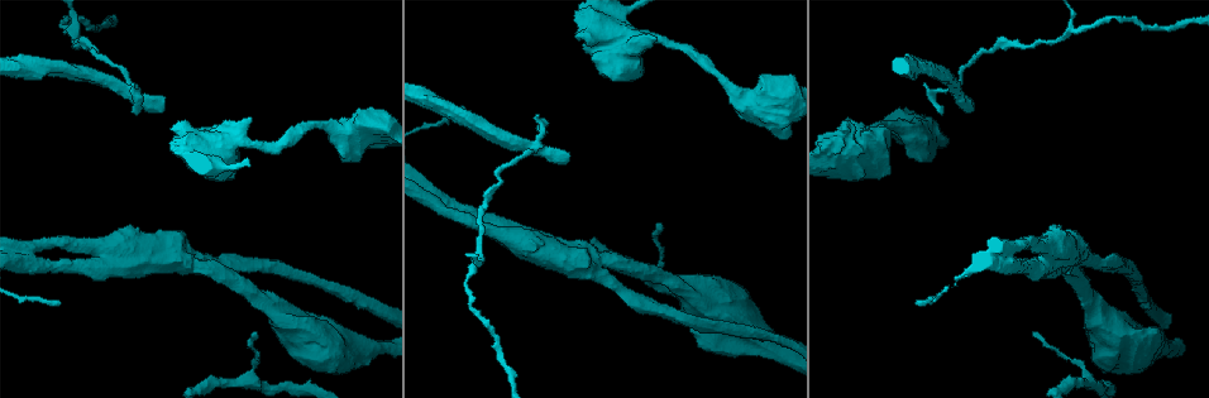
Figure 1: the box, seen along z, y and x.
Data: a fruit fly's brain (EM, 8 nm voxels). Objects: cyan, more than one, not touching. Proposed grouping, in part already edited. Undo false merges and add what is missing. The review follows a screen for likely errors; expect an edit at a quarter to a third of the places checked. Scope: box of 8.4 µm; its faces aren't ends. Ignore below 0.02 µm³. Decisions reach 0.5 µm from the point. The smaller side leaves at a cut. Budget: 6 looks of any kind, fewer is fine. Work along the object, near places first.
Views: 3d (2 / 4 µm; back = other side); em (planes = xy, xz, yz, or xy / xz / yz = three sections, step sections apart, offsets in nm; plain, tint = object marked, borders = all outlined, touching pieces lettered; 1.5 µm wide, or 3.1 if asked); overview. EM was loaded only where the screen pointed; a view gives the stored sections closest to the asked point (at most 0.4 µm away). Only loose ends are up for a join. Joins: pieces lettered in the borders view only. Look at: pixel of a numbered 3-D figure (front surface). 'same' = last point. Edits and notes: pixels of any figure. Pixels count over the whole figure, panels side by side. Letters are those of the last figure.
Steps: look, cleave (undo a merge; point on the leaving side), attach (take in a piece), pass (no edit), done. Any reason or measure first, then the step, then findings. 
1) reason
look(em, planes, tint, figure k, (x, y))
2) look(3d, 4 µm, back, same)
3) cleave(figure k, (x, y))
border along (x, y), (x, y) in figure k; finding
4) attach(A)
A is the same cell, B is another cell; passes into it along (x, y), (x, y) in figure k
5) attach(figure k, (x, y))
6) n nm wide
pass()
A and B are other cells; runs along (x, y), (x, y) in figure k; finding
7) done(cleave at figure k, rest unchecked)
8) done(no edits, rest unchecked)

branch stops here
look(em, planes, borders, figure 1, (846, 127))

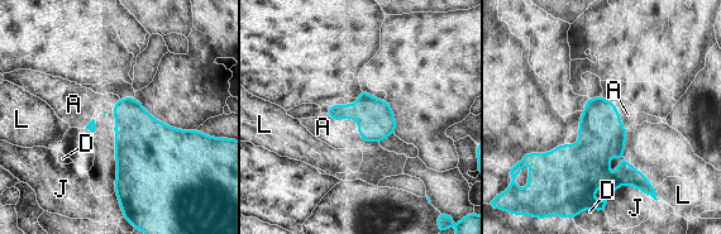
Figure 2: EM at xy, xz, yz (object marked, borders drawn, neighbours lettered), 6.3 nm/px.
240 nm wide
attach(A)
A is the same cell, D, J and L are other cells; passes into it along (600, 125), (619, 114), (628, 114) in figure 2; the neuron continues

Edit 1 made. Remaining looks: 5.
a narrow waist
look(3d, 2 µm, figure 1, (476, 260))

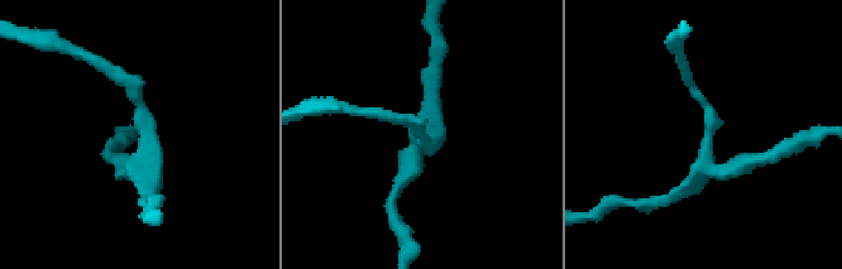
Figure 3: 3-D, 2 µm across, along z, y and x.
look(em, xy, step 4, tint, figure 3, (708, 167))

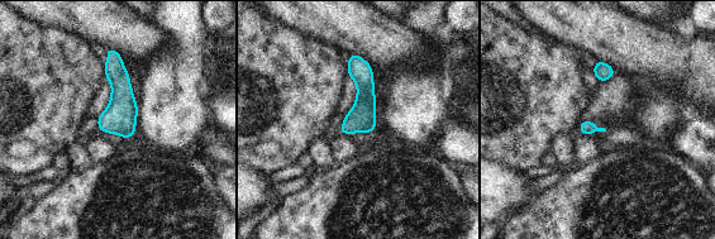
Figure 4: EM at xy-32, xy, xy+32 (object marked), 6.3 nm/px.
look(em, yz, step 4, borders, same)

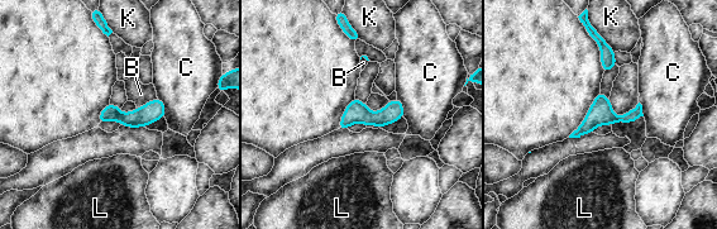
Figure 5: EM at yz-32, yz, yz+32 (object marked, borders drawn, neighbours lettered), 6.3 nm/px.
110 nm wide
pass()
B, C, K and L are other cells; runs along (639, 108), (576, 134) in figure 5; all the same neuron

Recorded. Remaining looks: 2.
done(attach at figure 2, rest unchecked)

